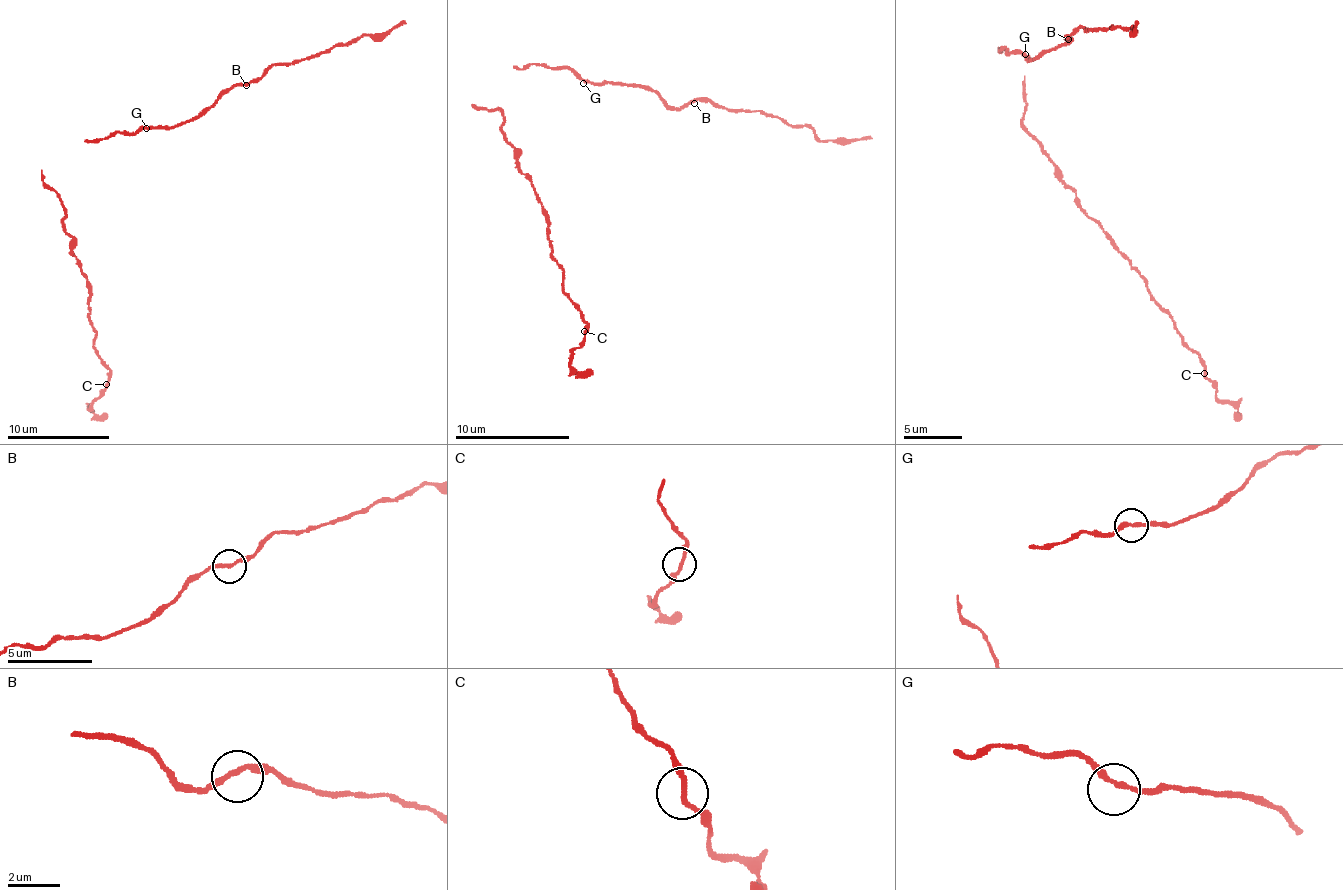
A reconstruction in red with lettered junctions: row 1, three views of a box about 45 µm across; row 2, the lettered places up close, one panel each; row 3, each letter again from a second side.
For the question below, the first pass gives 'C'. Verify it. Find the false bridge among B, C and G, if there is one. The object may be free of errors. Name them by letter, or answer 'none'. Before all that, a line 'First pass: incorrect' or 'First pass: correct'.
First pass: correct
C

